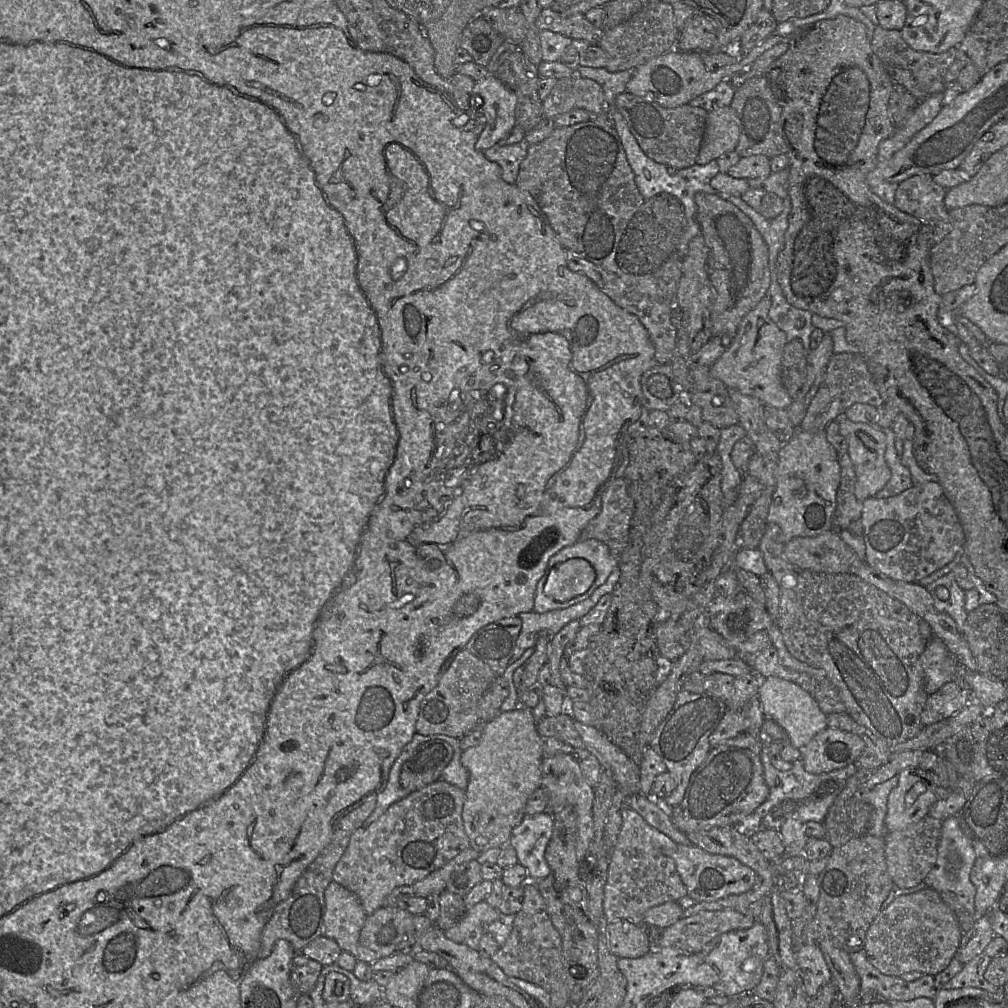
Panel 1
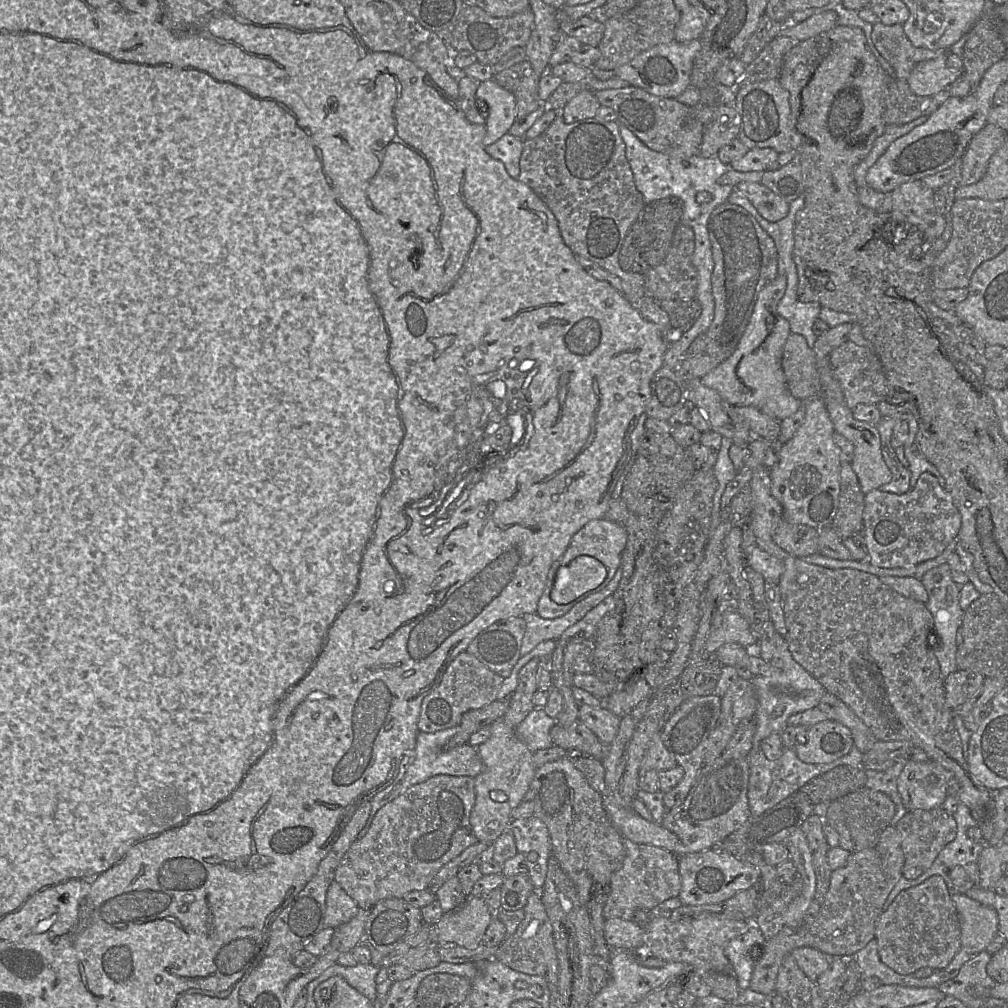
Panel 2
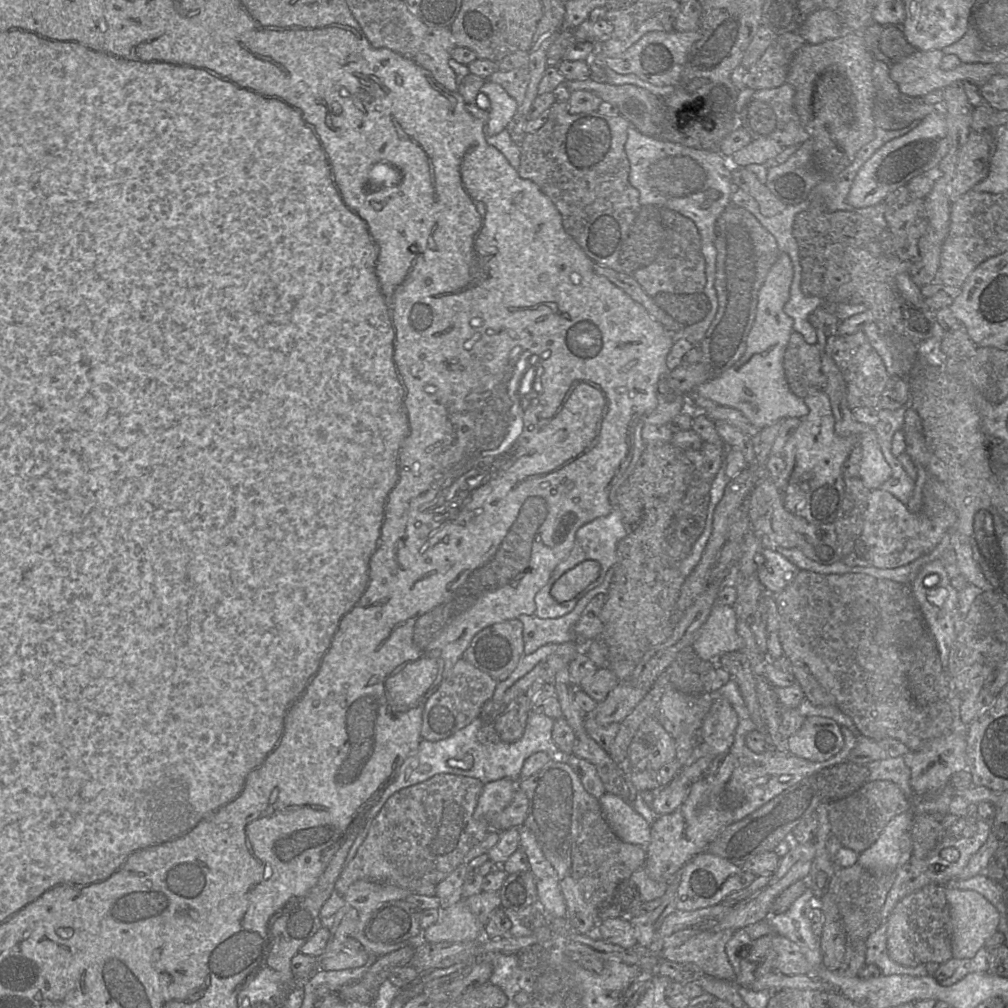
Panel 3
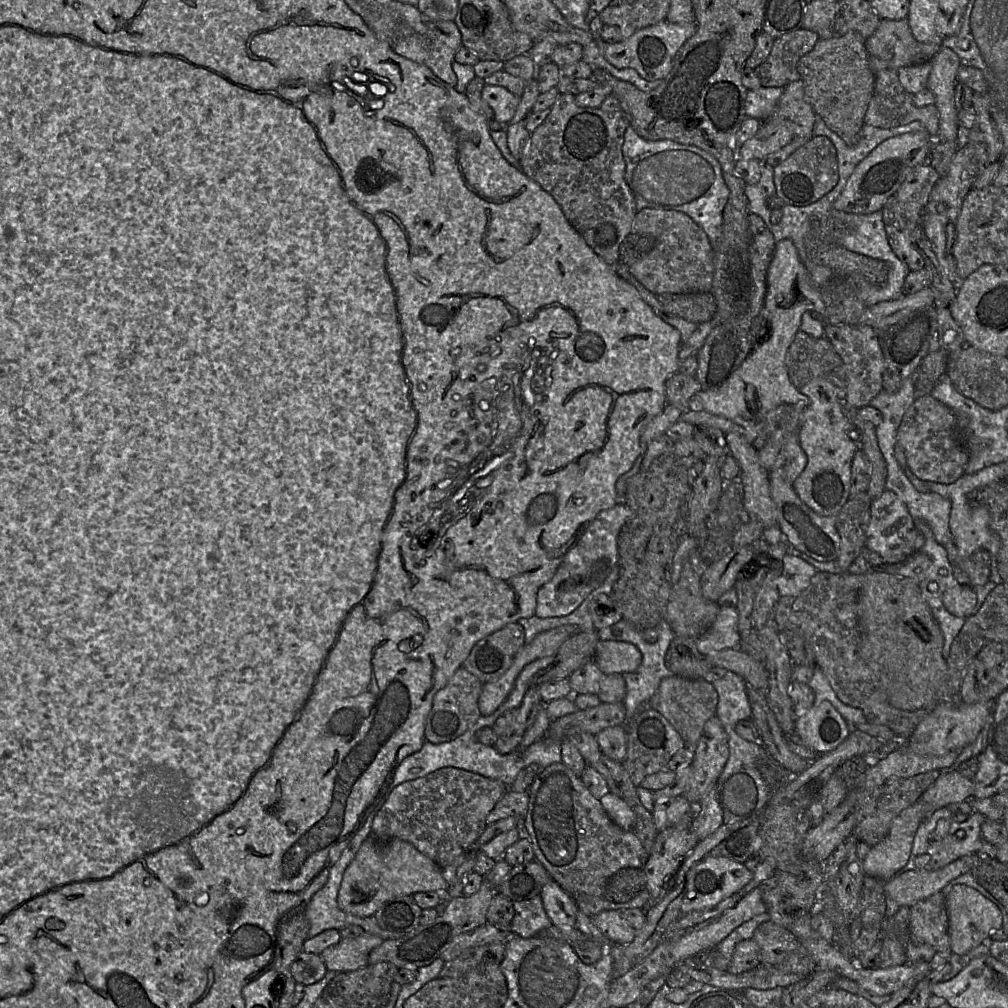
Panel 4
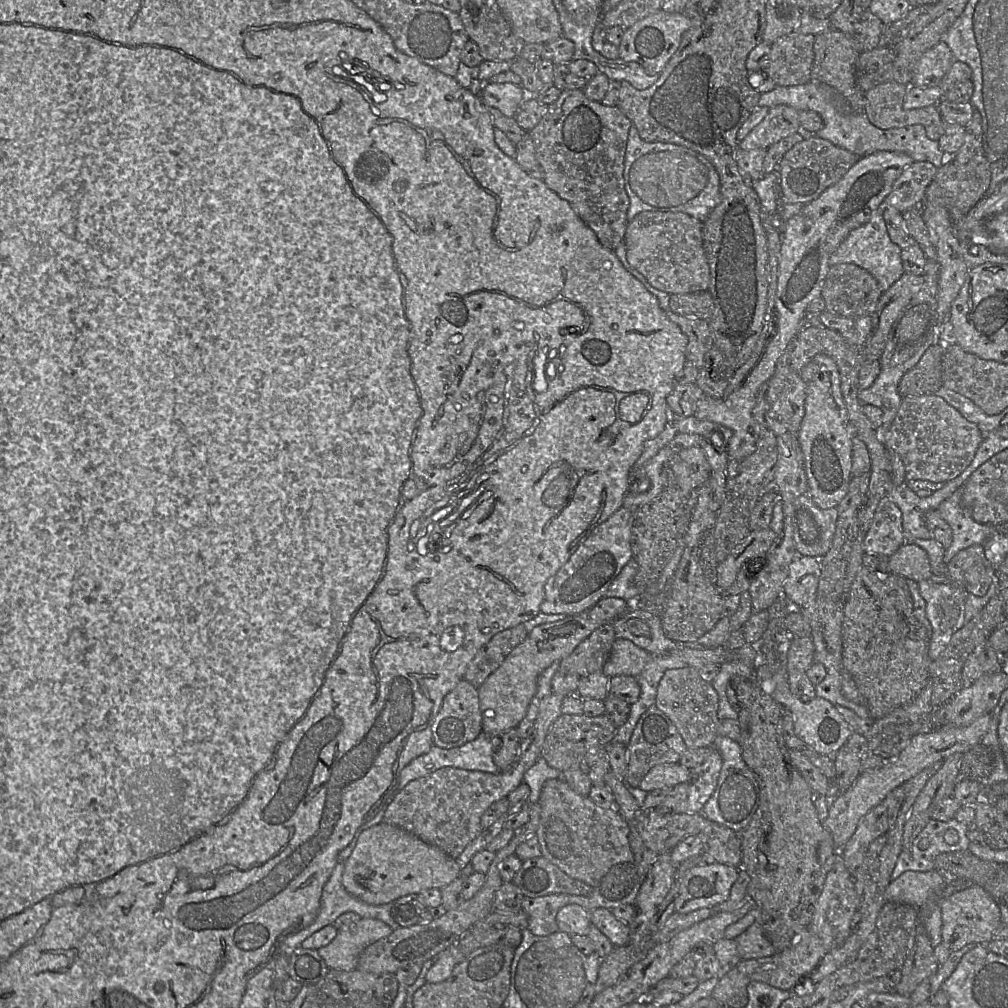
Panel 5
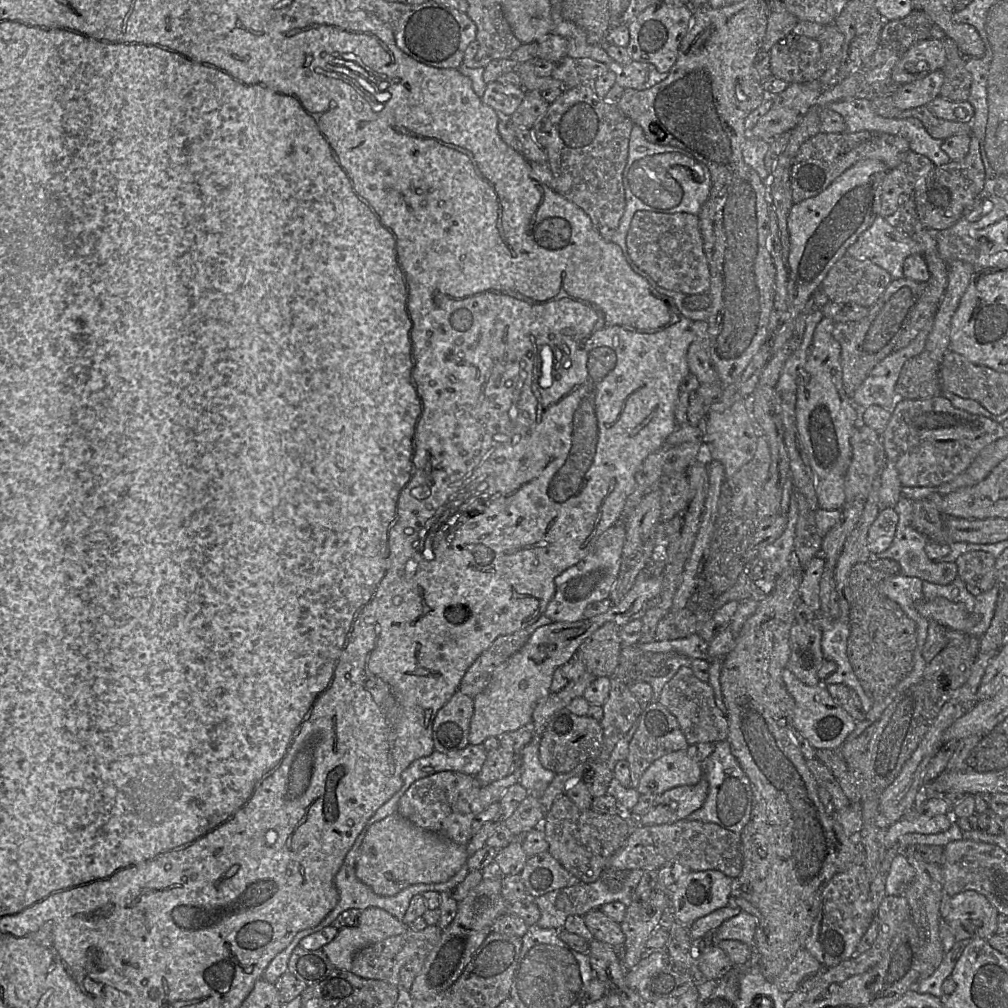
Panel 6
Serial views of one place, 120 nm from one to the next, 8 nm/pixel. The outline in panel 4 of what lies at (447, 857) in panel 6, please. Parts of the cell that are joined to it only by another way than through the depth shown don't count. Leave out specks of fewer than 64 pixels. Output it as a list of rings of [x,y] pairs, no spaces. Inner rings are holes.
[[[370,833],[344,872],[337,900],[342,911],[370,917],[386,902],[397,897],[412,896],[417,892],[446,893],[447,888],[442,868],[410,842],[397,838],[379,842]]]

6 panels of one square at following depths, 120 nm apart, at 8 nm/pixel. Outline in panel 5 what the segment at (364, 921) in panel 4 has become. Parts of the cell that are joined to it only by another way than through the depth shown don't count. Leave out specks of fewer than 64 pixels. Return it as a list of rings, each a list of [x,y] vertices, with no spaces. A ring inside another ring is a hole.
[[[377,810],[375,813],[375,816],[373,816],[369,821],[364,822],[358,828],[358,830],[356,831],[350,844],[339,853],[337,864],[336,864],[335,868],[333,869],[333,872],[332,872],[331,876],[329,877],[328,881],[326,882],[326,884],[323,887],[320,908],[319,908],[316,919],[308,927],[304,928],[303,930],[299,931],[298,933],[294,934],[294,935],[291,935],[291,936],[288,936],[287,938],[285,938],[282,942],[282,944],[280,945],[280,953],[281,954],[284,954],[285,956],[290,957],[291,954],[293,953],[293,951],[297,947],[302,947],[301,943],[305,939],[307,939],[308,937],[310,937],[312,934],[319,931],[320,929],[324,928],[325,926],[333,924],[334,921],[340,915],[342,915],[346,912],[354,912],[354,913],[358,914],[361,918],[372,918],[372,919],[381,920],[385,924],[389,925],[393,930],[396,928],[399,928],[398,924],[394,921],[394,919],[391,916],[391,911],[392,911],[392,906],[393,906],[392,903],[387,903],[387,904],[382,904],[382,905],[368,904],[368,903],[362,901],[361,899],[349,894],[343,885],[343,874],[344,874],[344,870],[345,870],[346,861],[349,858],[349,856],[351,855],[351,853],[353,852],[360,835],[366,829],[384,821],[384,814],[385,814],[385,811]]]

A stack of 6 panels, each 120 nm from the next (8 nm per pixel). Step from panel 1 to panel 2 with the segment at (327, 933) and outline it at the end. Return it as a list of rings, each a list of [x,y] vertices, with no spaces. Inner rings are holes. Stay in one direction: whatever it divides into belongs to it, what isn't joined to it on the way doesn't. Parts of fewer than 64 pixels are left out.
[[[334,880],[327,891],[325,928],[337,928],[349,922],[359,912],[357,903]]]

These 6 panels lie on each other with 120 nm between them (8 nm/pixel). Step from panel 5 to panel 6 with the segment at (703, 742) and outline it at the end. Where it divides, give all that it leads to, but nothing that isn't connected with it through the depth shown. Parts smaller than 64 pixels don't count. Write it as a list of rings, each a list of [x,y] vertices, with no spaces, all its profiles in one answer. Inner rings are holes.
[[[690,665],[680,667],[663,686],[658,701],[673,714],[689,744],[704,740],[721,740],[729,737],[728,711],[724,713],[716,704],[712,685],[699,679]]]

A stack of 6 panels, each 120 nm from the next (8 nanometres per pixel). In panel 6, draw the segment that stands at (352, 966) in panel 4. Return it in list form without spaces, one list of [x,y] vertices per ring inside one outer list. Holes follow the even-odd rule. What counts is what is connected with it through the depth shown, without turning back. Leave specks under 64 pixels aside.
[[[369,907],[361,911],[354,925],[339,929],[334,939],[321,949],[335,968],[351,971],[357,952],[388,937],[400,935],[408,928],[386,910]]]

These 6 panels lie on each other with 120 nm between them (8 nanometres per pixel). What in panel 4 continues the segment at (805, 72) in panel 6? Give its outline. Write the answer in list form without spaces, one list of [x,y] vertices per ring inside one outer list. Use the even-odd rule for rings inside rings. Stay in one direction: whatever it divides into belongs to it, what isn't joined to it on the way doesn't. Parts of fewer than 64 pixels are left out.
[[[798,29],[774,40],[767,59],[755,70],[762,87],[782,87],[800,80],[799,60],[819,41],[816,32]]]

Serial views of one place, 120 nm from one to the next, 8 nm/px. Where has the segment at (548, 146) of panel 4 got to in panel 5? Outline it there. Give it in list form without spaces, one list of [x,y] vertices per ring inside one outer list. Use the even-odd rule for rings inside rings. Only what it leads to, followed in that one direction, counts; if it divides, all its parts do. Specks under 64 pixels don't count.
[[[565,90],[548,106],[547,113],[528,133],[535,148],[536,158],[543,169],[544,183],[566,200],[581,220],[593,230],[599,242],[614,252],[625,240],[629,197],[625,189],[625,153],[632,125],[618,106],[606,106],[589,100],[583,90]]]

